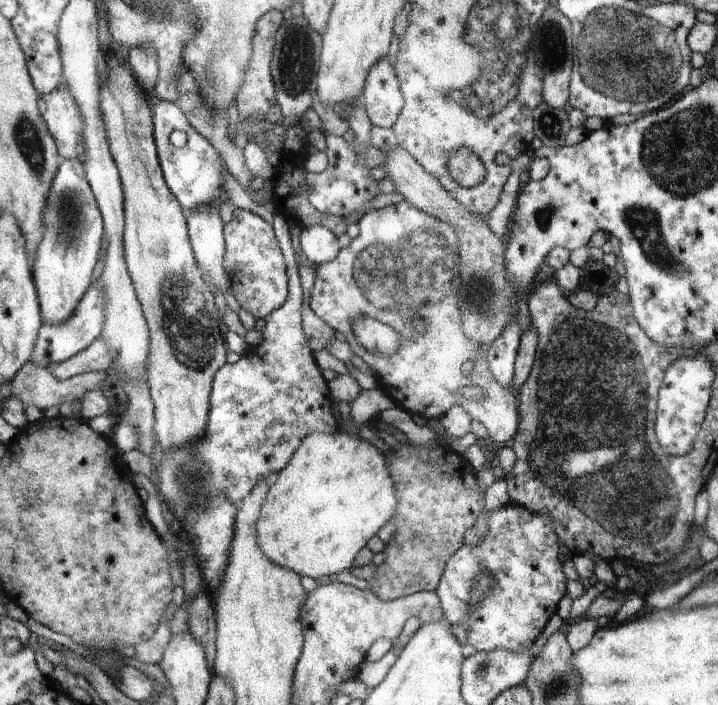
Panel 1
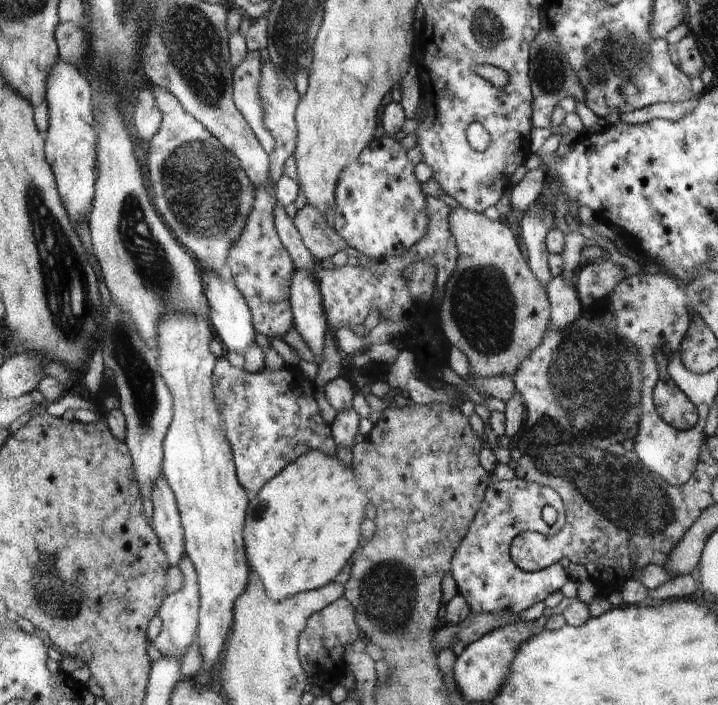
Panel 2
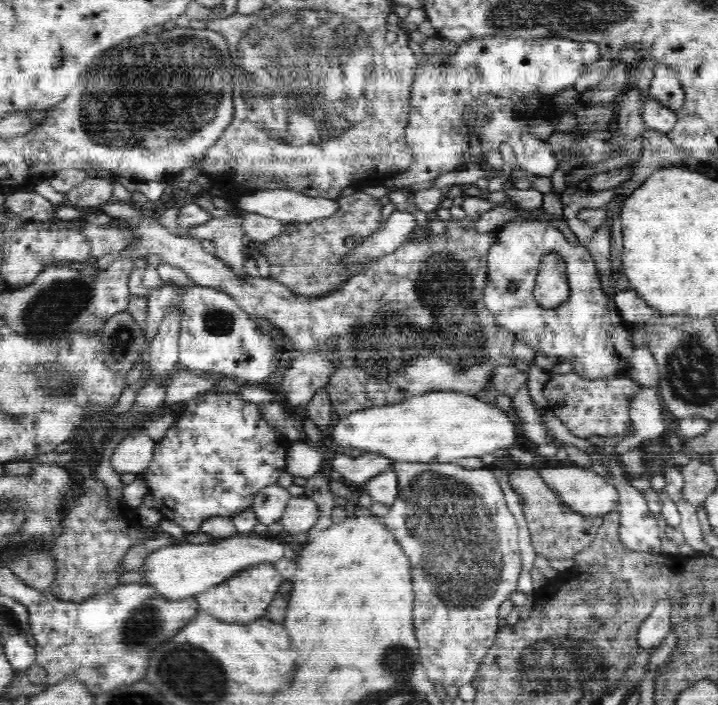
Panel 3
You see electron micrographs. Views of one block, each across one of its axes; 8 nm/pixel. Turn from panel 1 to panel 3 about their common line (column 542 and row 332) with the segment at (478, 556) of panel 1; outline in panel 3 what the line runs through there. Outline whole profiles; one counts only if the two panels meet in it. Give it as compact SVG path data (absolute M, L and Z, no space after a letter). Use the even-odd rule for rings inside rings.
M520 220L520 222L510 222L502 232L496 232L496 240L493 240L487 261L488 276L485 282L483 301L498 326L516 334L518 341L530 344L538 352L562 358L564 369L569 369L590 381L607 380L606 376L624 372L628 368L628 358L632 356L631 328L623 319L623 314L619 308L616 307L615 299L602 292L601 281L596 276L598 269L594 264L591 252L588 252L588 248L572 244L558 229L546 230L546 224L542 224L542 222ZM550 252L556 252L566 263L567 281L572 293L566 304L546 309L535 301L533 290L538 267L542 264L542 256L550 254ZM510 284L518 284L519 288L512 293L508 288Z

